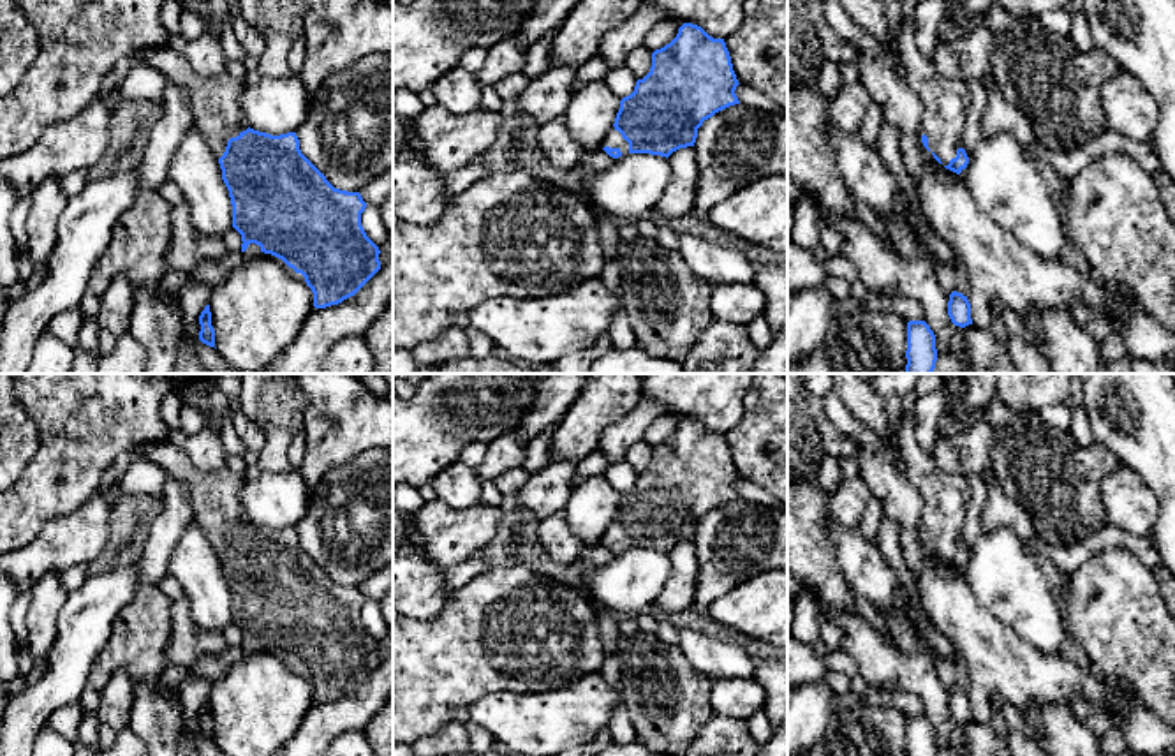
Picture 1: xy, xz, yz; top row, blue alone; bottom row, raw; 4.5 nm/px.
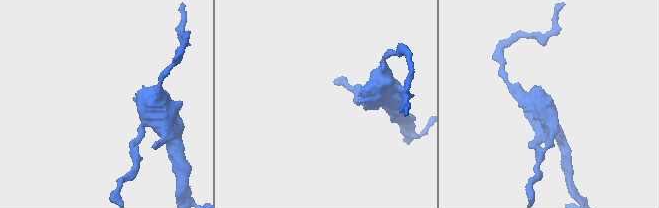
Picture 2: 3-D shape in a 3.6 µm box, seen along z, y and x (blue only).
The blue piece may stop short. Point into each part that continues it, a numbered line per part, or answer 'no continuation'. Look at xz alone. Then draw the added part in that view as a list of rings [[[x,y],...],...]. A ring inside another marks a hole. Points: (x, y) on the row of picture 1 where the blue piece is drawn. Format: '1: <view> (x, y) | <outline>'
1: xz (613, 140) | [[[611,127],[604,146],[618,148],[622,152],[622,157],[629,155],[629,143],[622,137],[622,134],[615,127]]]

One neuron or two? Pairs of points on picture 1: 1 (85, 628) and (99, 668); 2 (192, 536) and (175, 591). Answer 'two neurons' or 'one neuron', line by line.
1: two neurons
2: two neurons

